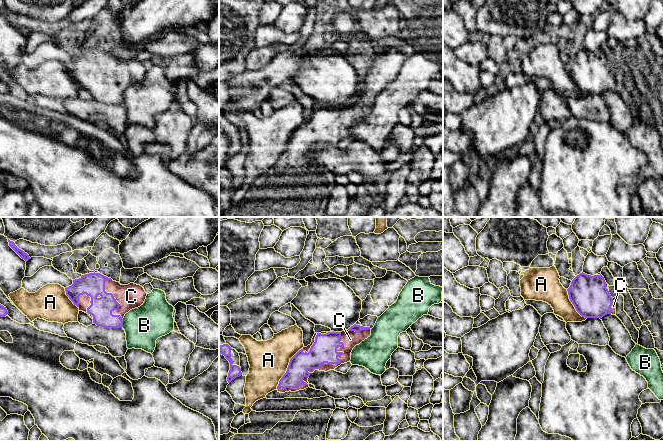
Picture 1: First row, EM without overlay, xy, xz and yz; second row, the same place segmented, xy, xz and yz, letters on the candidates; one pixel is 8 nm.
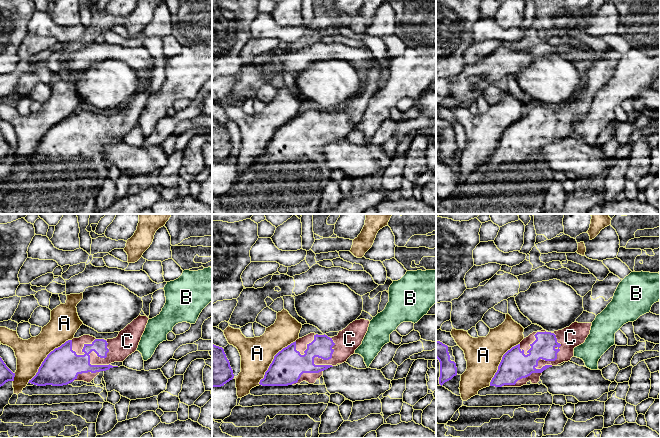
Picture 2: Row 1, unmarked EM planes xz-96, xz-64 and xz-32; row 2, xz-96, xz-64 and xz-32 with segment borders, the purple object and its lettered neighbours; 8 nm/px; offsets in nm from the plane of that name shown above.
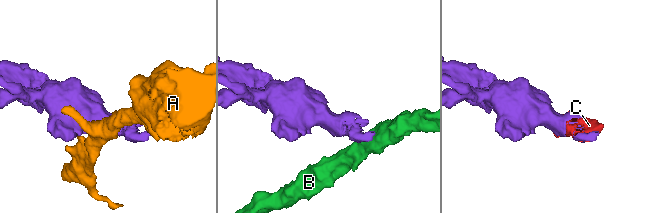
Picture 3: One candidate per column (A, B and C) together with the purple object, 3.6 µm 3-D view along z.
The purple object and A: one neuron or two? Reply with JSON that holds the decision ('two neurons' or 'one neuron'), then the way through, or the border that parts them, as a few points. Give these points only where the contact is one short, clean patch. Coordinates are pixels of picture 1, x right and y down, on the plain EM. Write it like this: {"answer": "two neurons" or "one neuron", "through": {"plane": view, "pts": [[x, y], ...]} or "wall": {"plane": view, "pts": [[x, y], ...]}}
{"answer": "two neurons"}

